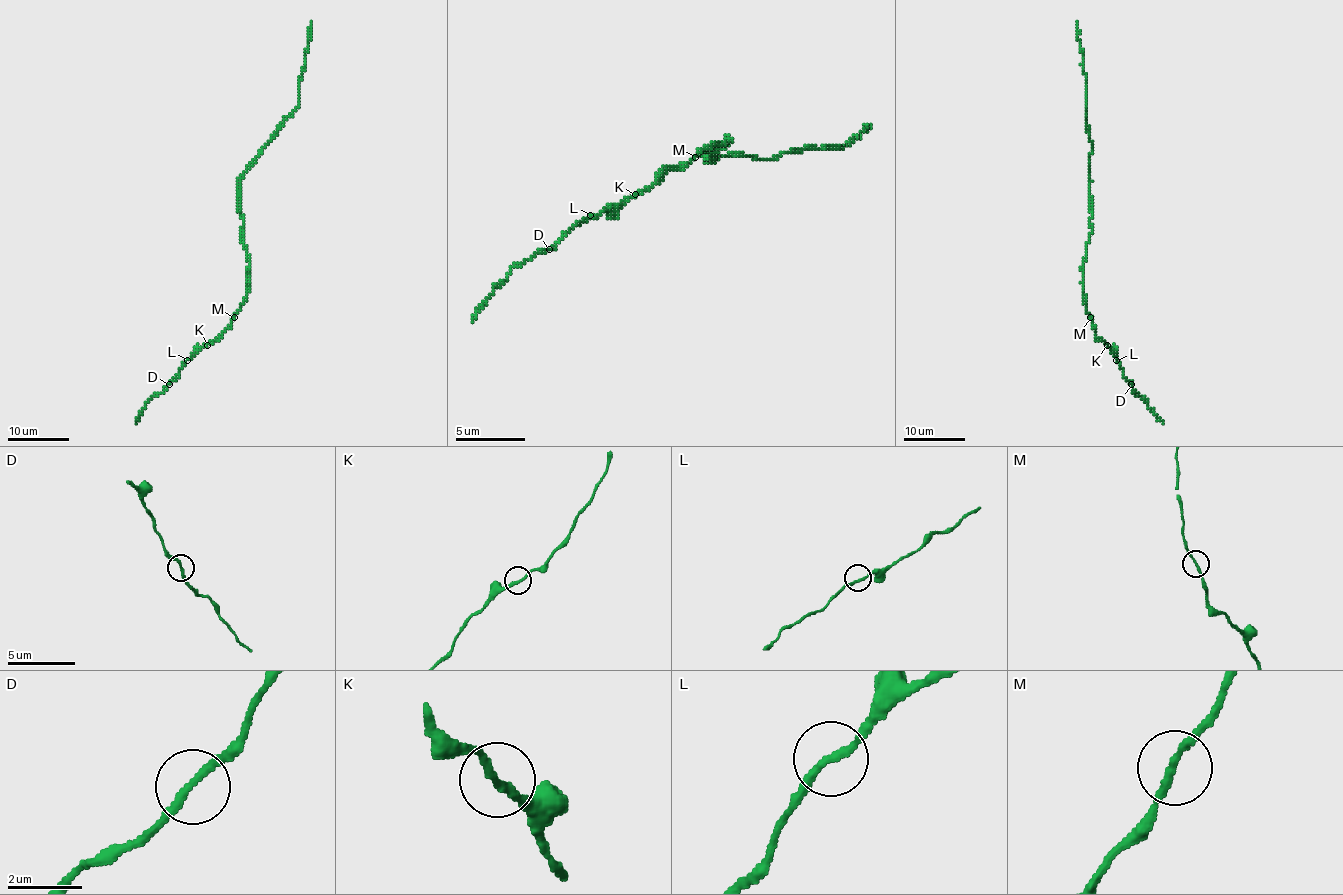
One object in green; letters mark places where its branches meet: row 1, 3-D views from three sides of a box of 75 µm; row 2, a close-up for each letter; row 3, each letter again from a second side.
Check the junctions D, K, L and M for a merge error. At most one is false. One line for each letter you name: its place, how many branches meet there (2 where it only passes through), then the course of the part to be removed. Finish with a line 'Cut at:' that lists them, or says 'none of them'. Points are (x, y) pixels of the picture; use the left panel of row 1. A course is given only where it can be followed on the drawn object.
Cut at: none of them

